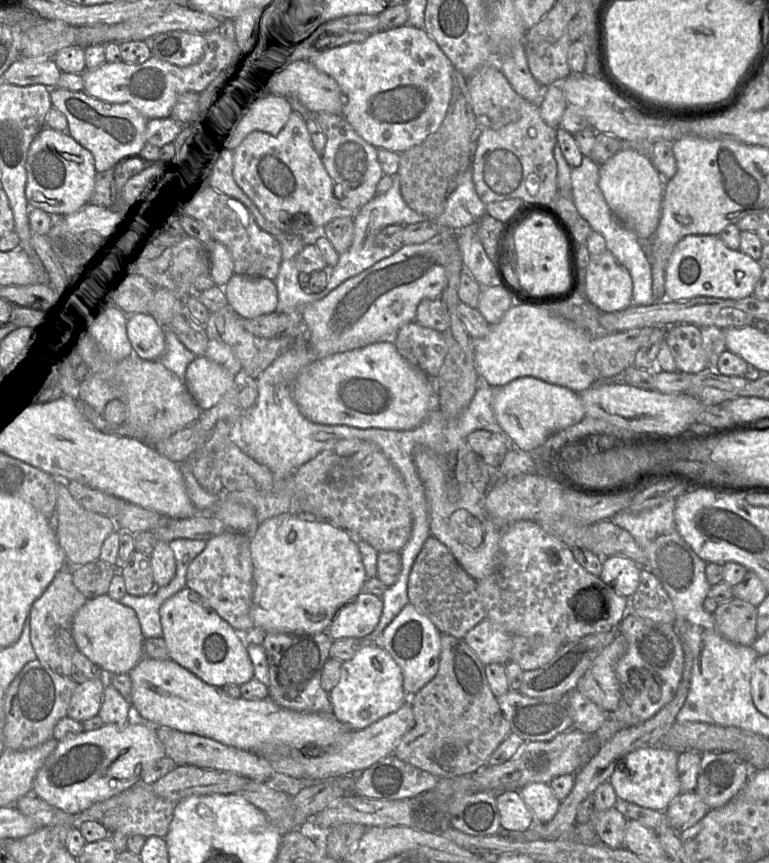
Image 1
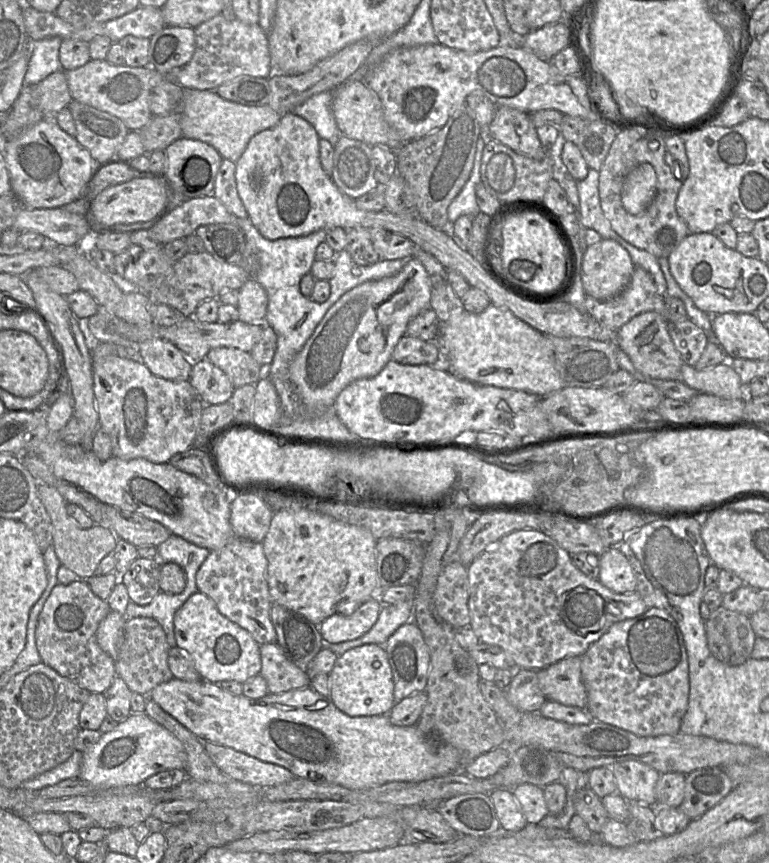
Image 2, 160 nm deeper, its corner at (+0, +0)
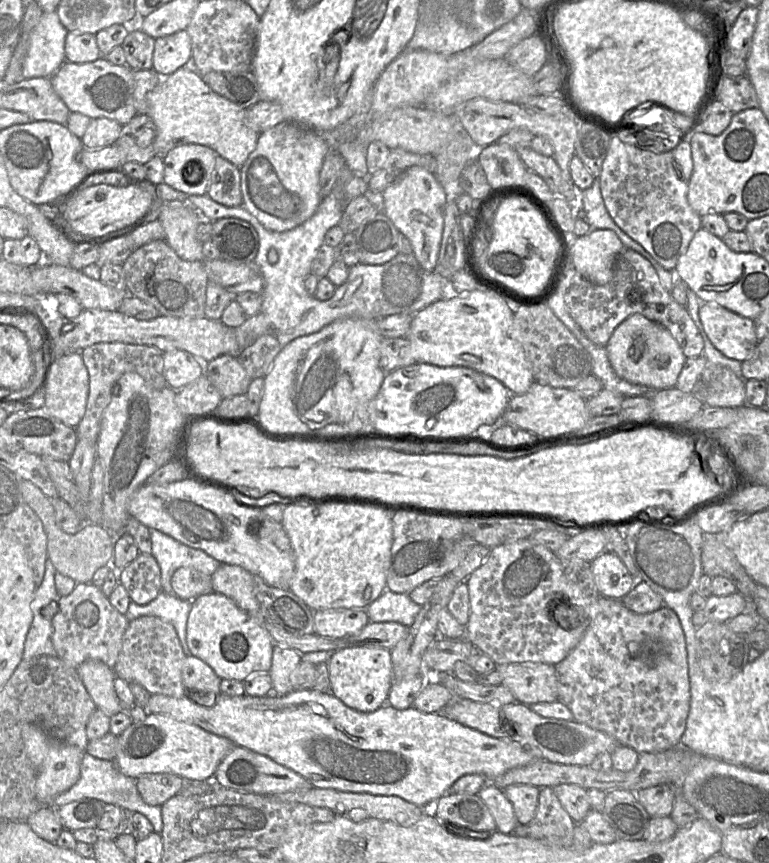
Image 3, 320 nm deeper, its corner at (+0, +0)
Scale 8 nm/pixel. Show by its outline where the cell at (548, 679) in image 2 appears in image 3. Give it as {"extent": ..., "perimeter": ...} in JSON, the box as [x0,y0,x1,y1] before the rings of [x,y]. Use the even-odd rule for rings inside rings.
{"extent":[496,662,558,705],"perimeter":[[[534,662],[510,663],[496,665],[496,669],[501,674],[502,685],[511,691],[516,701],[526,705],[558,701],[558,679],[555,665]]]}

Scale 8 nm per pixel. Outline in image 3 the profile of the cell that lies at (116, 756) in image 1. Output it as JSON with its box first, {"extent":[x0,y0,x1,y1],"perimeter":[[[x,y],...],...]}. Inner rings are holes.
{"extent":[113,714,234,781],"perimeter":[[[149,714],[141,722],[133,722],[117,736],[113,762],[133,779],[149,773],[172,773],[185,781],[213,781],[214,773],[234,744],[231,740],[203,728],[178,721],[165,714]]]}

